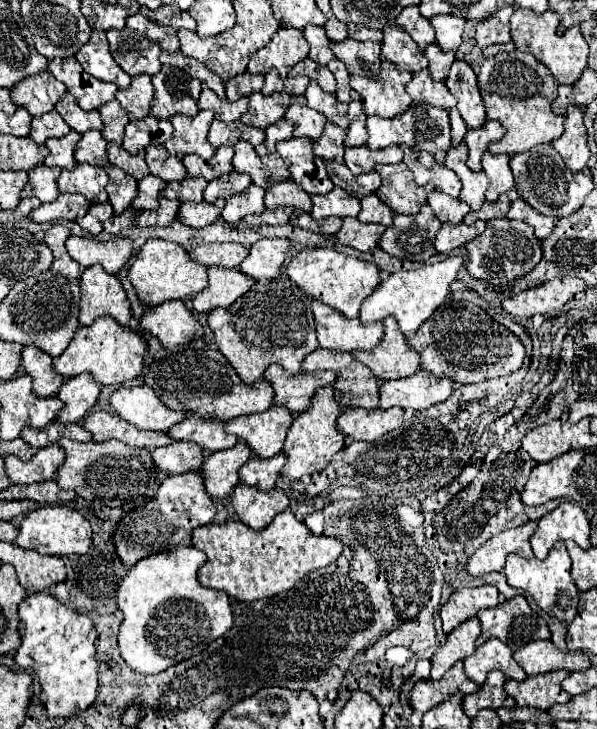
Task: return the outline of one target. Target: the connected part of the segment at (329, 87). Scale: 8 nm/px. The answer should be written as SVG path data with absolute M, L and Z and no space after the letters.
M304 59L304 61L296 63L296 65L290 69L288 77L296 77L296 75L300 75L300 73L306 75L306 77L310 77L312 81L318 81L318 85L320 85L326 93L334 93L334 91L336 91L336 79L334 79L334 75L328 71L328 67L318 65L318 63L314 63L312 59Z

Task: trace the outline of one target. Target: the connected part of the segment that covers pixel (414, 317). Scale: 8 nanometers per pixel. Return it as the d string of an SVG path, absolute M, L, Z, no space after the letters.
M448 257L440 263L432 263L416 271L400 271L400 273L388 275L374 289L374 293L362 303L360 321L368 325L368 323L384 321L384 317L392 315L398 321L398 327L404 333L404 337L412 337L412 333L444 303L448 295L448 287L456 279L460 265L462 265L462 257Z

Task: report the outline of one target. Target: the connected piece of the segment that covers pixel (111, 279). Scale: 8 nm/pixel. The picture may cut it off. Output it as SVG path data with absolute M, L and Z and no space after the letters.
M100 265L88 267L80 277L80 325L90 325L98 317L112 317L124 327L128 325L132 313L122 283L116 275L106 273Z

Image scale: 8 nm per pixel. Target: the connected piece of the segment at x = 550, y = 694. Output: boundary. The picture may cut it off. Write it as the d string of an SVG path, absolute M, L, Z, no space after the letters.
M554 671L554 673L540 673L534 677L526 677L524 681L508 679L504 689L508 695L516 699L518 707L538 707L550 709L556 703L570 701L570 695L562 689L562 681L568 677L570 671Z

